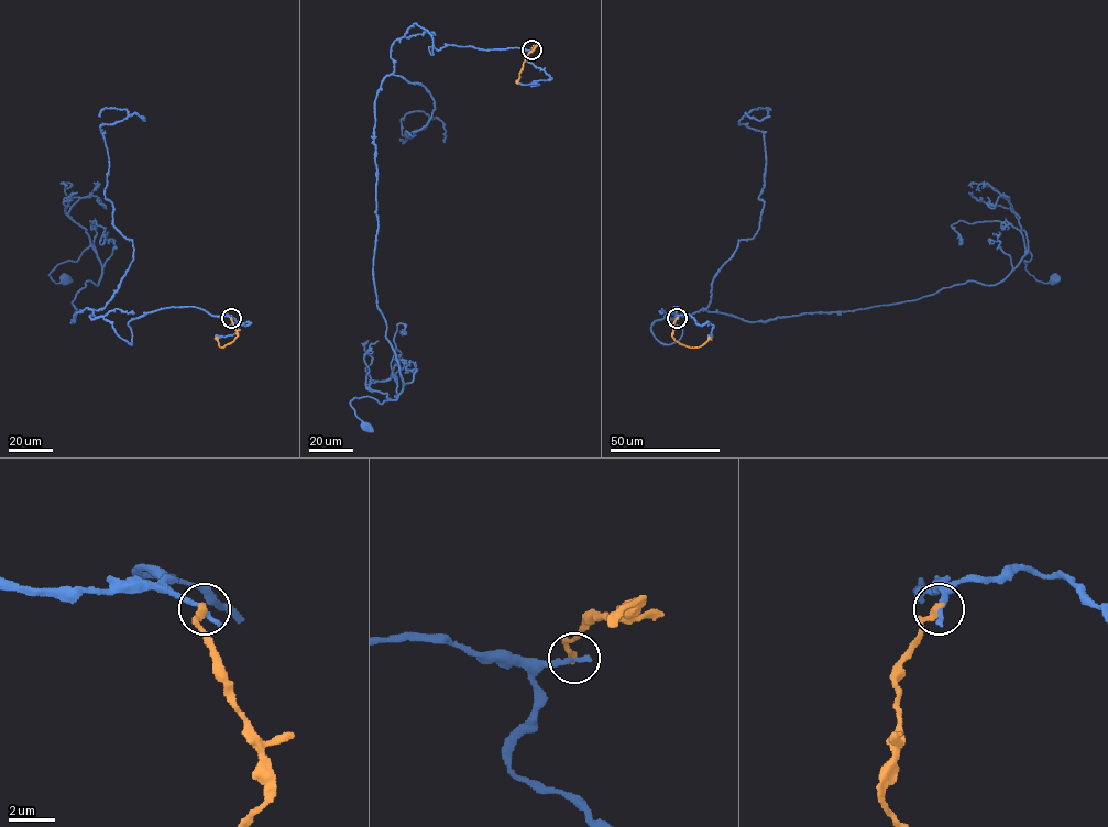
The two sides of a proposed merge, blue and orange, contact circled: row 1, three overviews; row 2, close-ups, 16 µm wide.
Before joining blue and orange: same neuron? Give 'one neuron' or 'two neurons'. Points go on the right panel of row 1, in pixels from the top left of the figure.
two neurons

